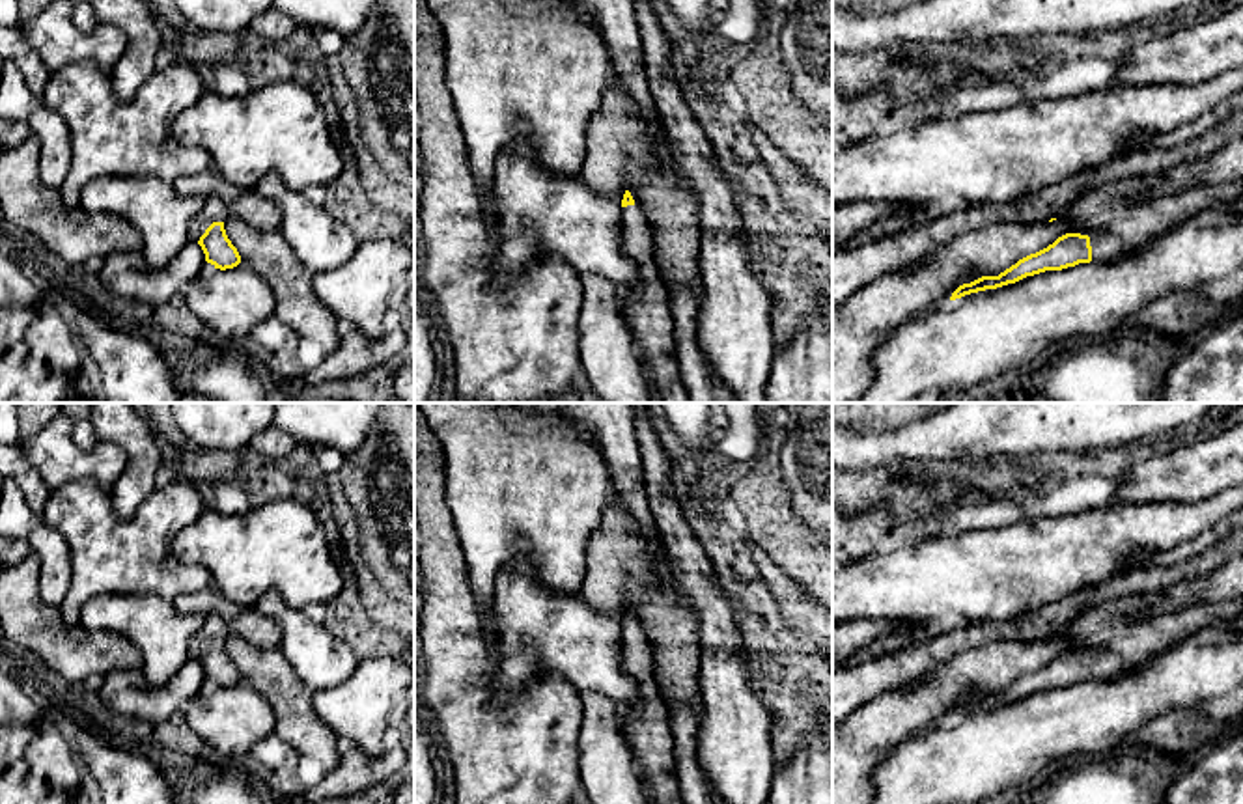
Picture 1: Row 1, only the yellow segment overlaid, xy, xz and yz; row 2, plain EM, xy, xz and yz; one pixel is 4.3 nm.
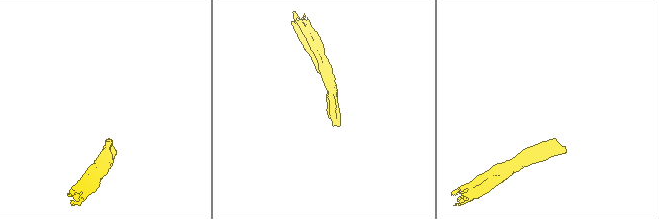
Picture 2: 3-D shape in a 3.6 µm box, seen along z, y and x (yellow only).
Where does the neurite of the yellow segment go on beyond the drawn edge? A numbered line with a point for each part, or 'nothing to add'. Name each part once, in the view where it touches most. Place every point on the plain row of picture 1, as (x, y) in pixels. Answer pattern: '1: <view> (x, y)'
1: yz (1120, 635)

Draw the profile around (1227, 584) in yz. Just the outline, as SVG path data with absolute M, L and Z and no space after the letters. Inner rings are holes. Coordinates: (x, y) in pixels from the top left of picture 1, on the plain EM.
M1243 556L1228 561L1209 576L1180 582L1150 597L1153 614L1165 614L1194 603L1243 599Z

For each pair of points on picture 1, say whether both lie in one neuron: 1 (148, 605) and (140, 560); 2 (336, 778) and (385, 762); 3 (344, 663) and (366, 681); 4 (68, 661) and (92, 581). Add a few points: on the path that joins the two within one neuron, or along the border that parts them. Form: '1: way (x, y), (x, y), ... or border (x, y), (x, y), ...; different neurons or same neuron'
1: border (101, 594), (157, 594), (170, 603); different neurons
2: way (348, 776), (357, 771), (374, 769); same neuron
3: border (361, 661), (340, 683), (314, 691); different neurons
4: border (58, 610), (68, 623), (77, 625); different neurons

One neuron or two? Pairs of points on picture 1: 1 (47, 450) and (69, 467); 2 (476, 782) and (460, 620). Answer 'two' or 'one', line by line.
1: one
2: one

